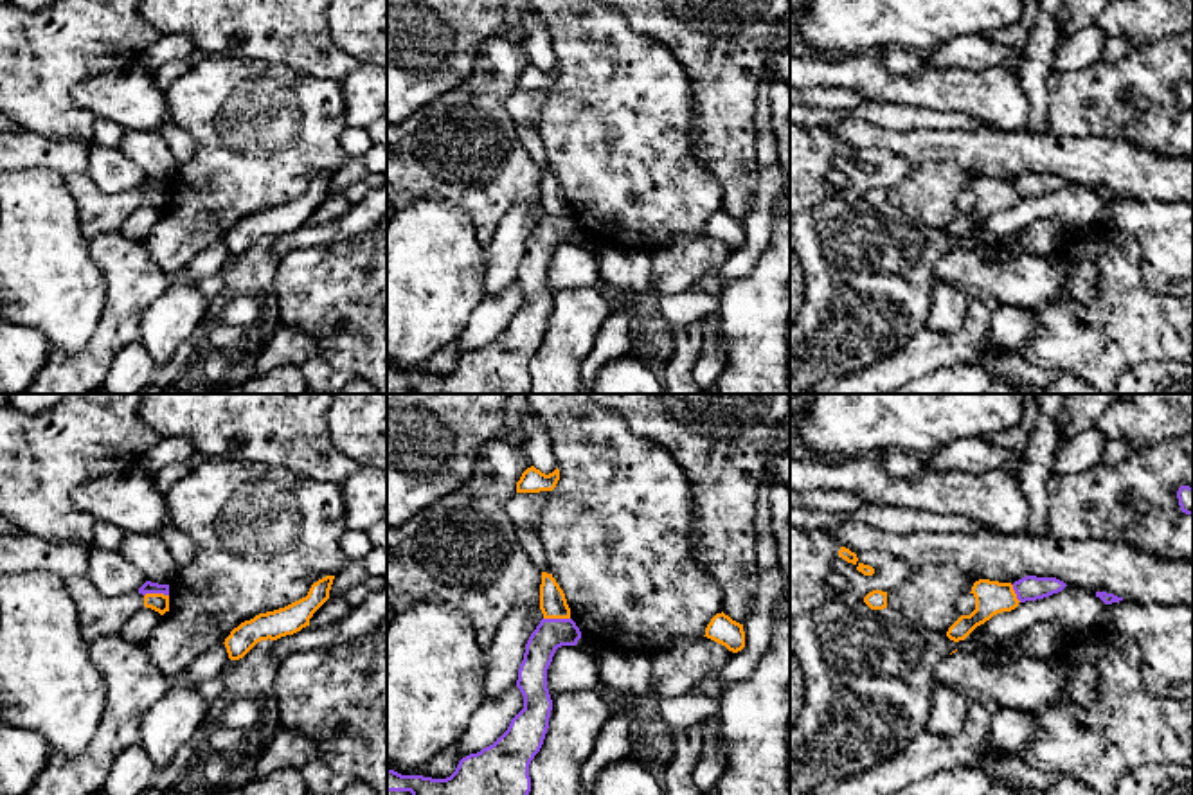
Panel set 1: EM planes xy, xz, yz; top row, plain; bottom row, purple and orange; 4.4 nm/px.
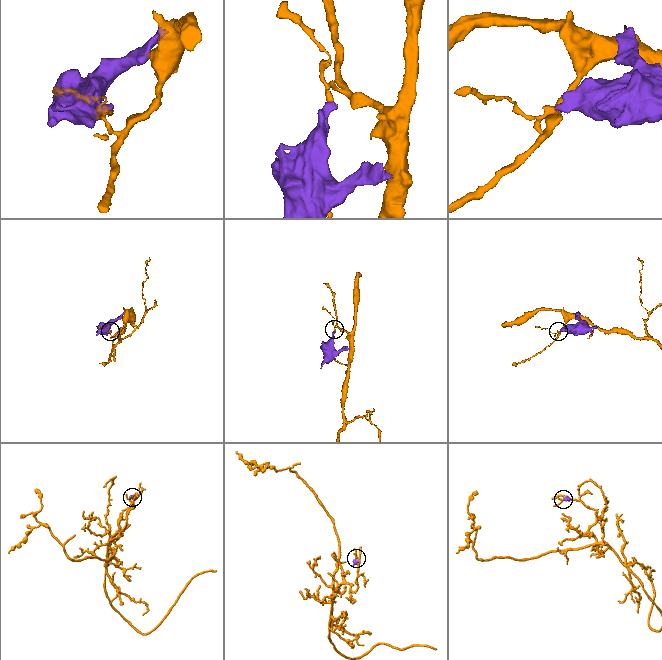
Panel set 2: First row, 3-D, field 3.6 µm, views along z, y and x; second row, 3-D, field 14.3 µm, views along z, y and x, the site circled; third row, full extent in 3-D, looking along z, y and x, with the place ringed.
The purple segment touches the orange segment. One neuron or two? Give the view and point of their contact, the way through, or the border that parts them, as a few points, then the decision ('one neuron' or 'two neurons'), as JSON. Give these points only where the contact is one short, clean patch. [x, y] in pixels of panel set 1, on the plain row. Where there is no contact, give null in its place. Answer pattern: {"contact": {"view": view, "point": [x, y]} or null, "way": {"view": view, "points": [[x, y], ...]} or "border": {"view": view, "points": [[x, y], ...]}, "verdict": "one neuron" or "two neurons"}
{"contact": {"view": "xz", "point": [556, 216]}, "border": {"view": "xz", "points": [[544, 214], [569, 216]]}, "verdict": "two neurons"}

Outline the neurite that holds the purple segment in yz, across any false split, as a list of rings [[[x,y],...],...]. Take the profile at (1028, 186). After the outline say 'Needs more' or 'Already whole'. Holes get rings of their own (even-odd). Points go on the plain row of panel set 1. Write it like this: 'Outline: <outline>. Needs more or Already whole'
Outline: [[[1026,173],[1013,180],[1013,187],[1020,200],[1036,198],[1058,191],[1067,182],[1056,174]]]. Already whole

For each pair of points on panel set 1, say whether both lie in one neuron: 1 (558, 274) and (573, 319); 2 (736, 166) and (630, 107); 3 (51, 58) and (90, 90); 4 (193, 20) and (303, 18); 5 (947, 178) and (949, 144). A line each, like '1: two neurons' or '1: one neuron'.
1: two neurons
2: two neurons
3: two neurons
4: one neuron
5: two neurons

